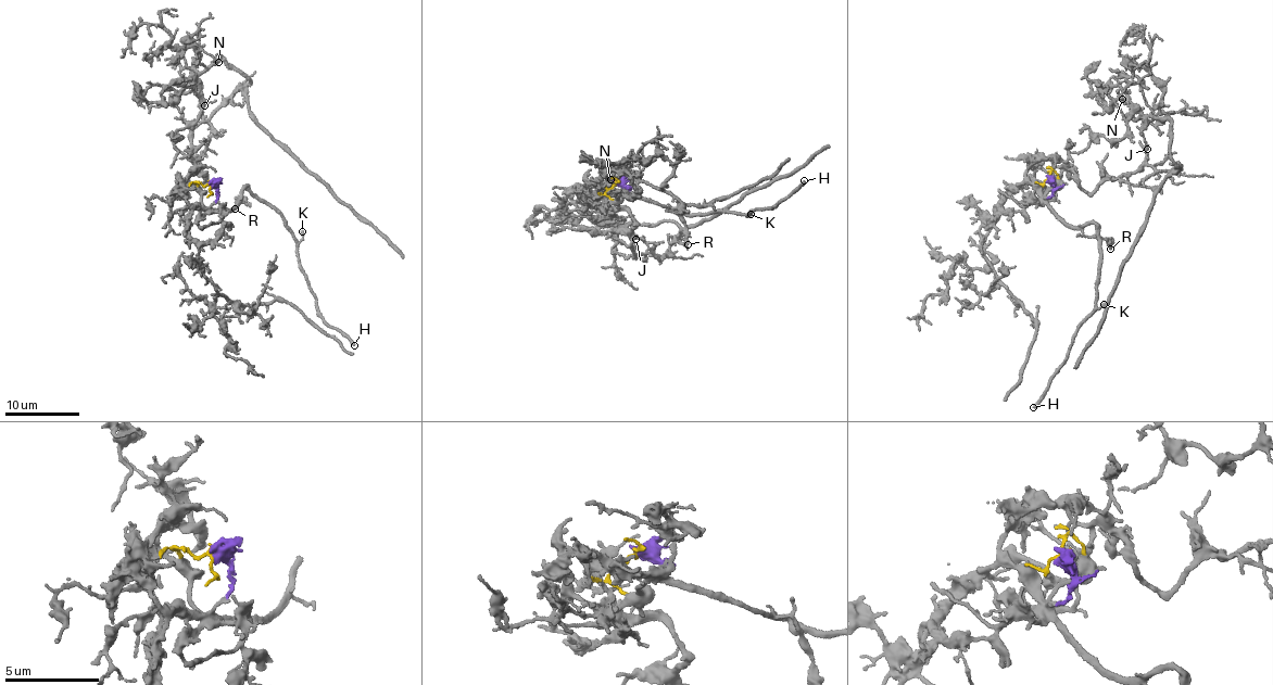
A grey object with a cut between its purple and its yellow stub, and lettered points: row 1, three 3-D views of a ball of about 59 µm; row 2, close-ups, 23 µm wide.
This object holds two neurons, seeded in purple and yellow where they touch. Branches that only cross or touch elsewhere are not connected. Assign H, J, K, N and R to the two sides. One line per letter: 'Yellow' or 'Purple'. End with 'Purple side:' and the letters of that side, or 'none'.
H: Purple
J: Yellow
K: Purple
N: Yellow
R: Purple
Purple side: H, K, R

